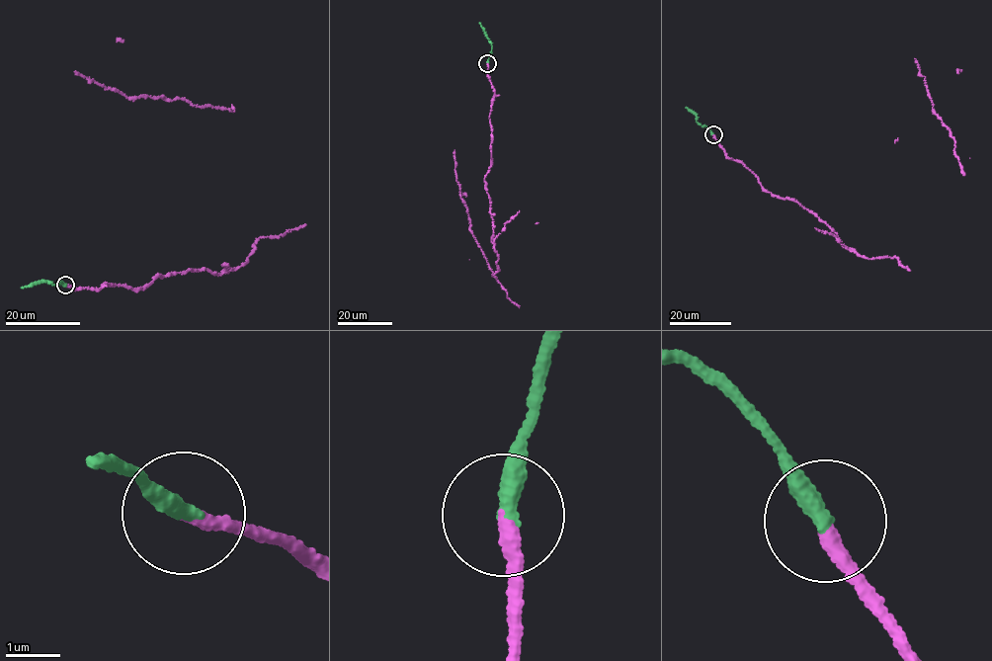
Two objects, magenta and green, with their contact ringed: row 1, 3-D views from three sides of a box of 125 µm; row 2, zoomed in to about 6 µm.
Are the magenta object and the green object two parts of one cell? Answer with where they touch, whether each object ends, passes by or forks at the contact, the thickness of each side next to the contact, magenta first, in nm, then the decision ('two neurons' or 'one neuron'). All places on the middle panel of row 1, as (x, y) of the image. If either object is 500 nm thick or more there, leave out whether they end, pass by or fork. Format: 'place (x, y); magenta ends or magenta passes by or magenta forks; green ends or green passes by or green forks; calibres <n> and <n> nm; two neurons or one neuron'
place (487, 63); magenta ends; green ends; calibres 240 and 360 nm; two neurons

